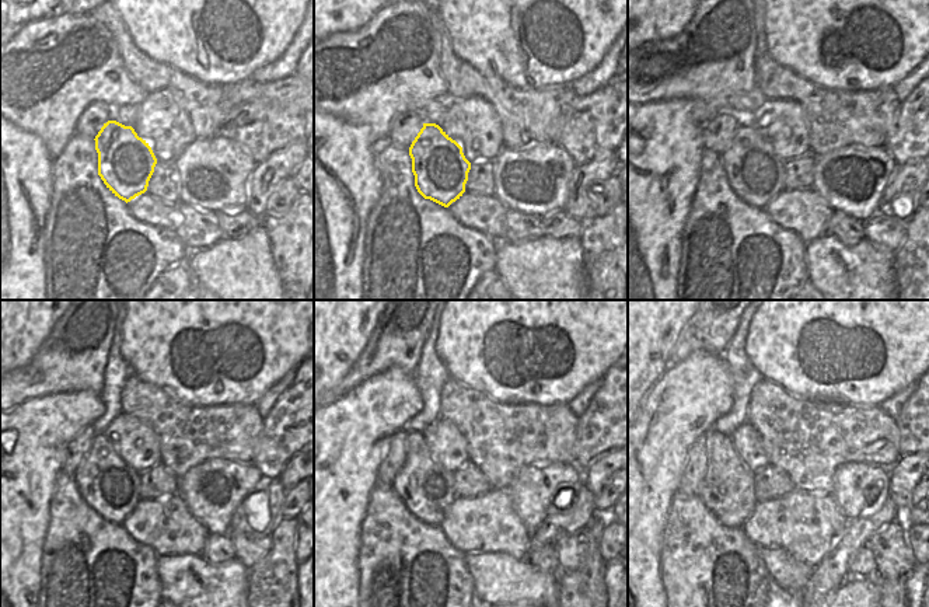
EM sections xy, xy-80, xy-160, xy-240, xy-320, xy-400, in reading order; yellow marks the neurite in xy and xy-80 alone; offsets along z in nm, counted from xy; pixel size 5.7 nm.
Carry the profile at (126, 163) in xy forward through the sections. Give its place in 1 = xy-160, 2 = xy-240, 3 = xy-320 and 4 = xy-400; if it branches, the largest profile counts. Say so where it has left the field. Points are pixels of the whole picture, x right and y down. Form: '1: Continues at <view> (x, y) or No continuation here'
1: Continues at xy-160 (755, 175)
2: Continues at xy-240 (109, 487)
3: Continues at xy-320 (426, 489)
4: Continues at xy-400 (727, 489).

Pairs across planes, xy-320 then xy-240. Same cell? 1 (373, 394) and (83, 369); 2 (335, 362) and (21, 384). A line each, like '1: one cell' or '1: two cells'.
1: two cells
2: two cells

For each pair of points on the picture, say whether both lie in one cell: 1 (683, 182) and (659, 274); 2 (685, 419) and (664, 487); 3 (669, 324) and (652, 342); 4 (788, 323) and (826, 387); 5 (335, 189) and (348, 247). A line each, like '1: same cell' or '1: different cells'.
1: same cell
2: same cell
3: same cell
4: same cell
5: same cell

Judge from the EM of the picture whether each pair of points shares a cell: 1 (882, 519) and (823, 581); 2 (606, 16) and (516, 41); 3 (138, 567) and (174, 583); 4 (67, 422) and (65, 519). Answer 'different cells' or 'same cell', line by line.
1: same cell
2: same cell
3: different cells
4: different cells

